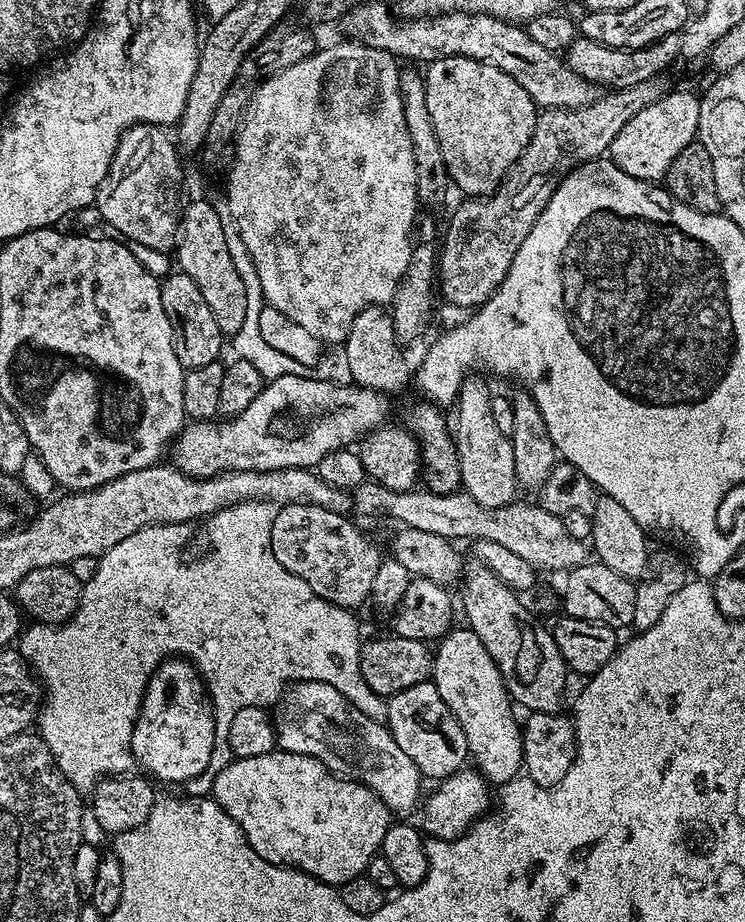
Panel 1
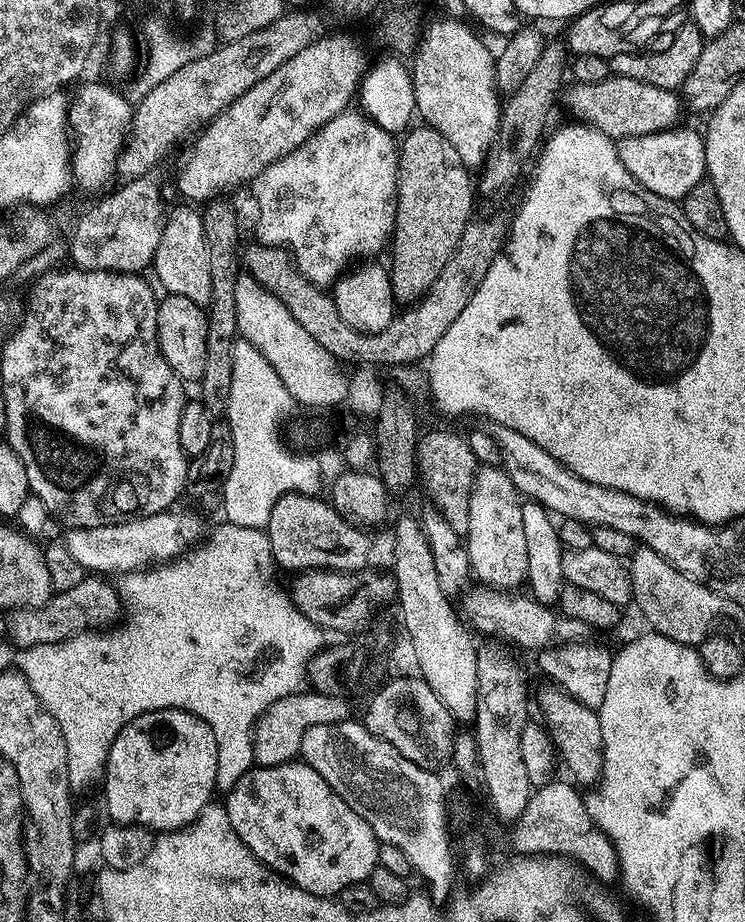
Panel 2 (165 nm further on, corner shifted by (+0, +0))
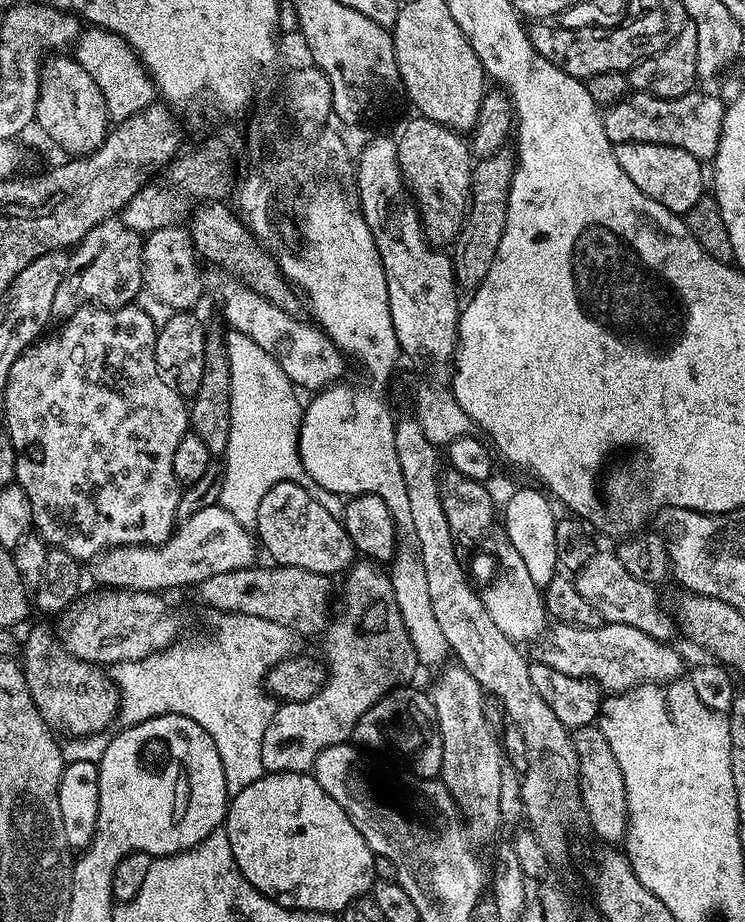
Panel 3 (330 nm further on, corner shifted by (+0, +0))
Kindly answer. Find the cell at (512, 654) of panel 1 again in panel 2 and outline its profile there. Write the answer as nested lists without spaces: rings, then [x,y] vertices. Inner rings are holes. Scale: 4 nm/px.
[[[553,682],[545,683],[540,693],[535,693],[534,704],[540,707],[539,719],[548,729],[552,740],[556,744],[558,760],[561,765],[568,767],[568,772],[577,785],[595,785],[600,779],[600,772],[604,768],[604,747],[602,746],[602,726],[599,711],[574,698]]]

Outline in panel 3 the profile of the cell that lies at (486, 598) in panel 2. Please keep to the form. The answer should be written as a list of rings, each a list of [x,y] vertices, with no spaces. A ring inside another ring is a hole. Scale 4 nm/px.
[[[601,622],[597,628],[583,628],[573,624],[553,623],[546,635],[539,641],[535,659],[546,666],[554,666],[554,670],[562,670],[562,674],[585,676],[587,680],[595,680],[605,693],[615,694],[628,692],[649,682],[667,682],[681,679],[685,675],[684,660],[672,649],[671,643],[656,640],[650,634],[625,624],[609,624]]]

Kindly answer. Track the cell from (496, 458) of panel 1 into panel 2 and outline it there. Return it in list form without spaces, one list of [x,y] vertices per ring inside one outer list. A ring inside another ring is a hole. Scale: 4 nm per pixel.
[[[480,466],[470,494],[470,526],[466,537],[471,575],[483,585],[516,590],[527,581],[526,530],[522,526],[522,497],[500,466]]]

